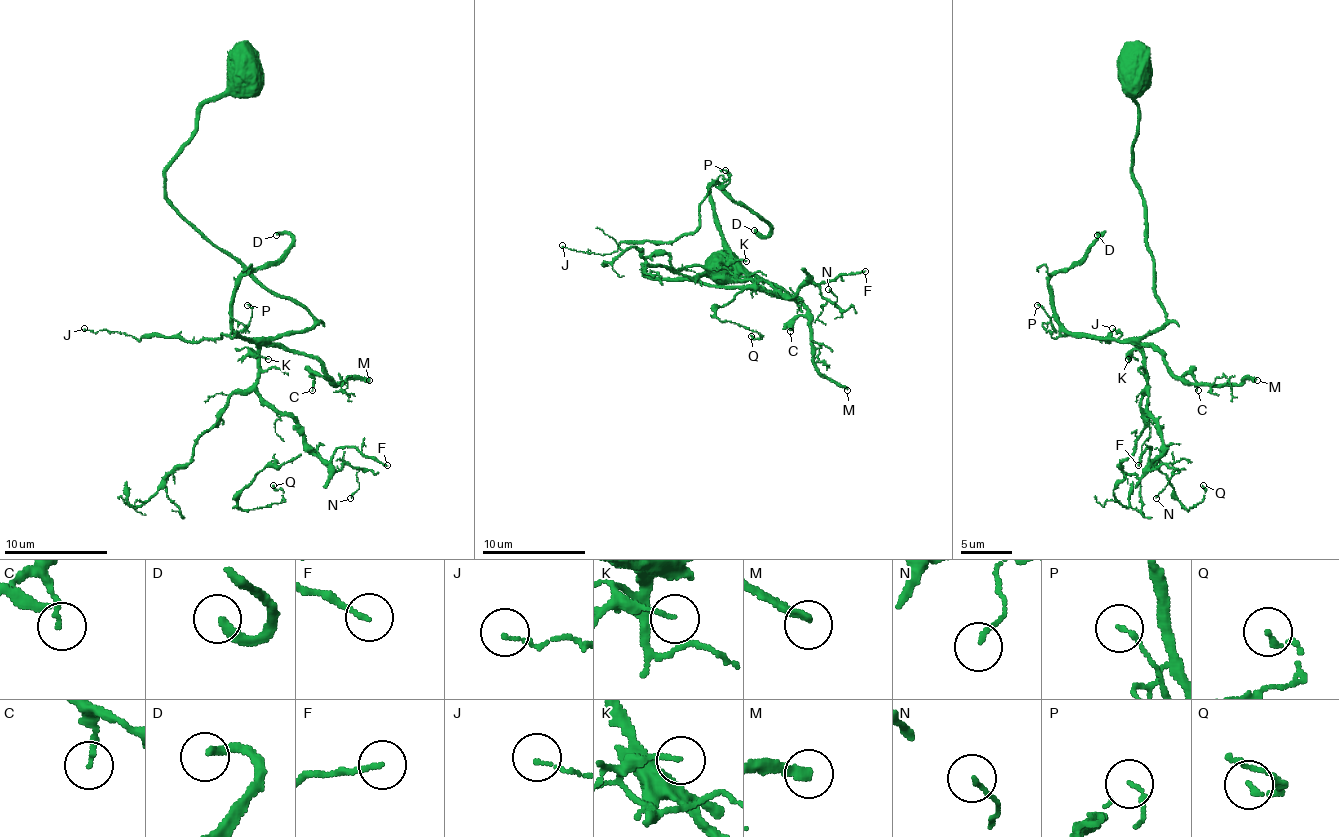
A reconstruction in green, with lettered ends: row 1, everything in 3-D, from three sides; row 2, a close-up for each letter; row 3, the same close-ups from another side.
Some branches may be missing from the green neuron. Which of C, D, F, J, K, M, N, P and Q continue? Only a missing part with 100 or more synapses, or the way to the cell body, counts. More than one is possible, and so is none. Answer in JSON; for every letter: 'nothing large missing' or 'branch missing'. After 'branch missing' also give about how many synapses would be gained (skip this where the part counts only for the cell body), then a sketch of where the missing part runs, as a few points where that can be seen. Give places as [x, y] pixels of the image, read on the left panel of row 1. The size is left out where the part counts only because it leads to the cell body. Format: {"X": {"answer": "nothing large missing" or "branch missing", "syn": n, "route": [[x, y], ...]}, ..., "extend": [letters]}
{"C": {"answer": "nothing large missing"}, "D": {"answer": "branch missing", "syn": 250, "route": [[276, 235], [247, 238], [234, 258], [216, 250], [268, 124], [245, 165], [198, 170], [198, 199], [183, 212]]}, "F": {"answer": "nothing large missing"}, "J": {"answer": "nothing large missing"}, "K": {"answer": "nothing large missing"}, "M": {"answer": "nothing large missing"}, "N": {"answer": "nothing large missing"}, "P": {"answer": "nothing large missing"}, "Q": {"answer": "nothing large missing"}, "extend": ["D"]}

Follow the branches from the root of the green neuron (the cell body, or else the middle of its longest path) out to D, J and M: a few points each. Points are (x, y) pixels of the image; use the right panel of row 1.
D: (1141, 75), (1133, 183), (1161, 328), (1115, 341), (1071, 333), (1058, 320), (1048, 281), (1097, 235)
J: (1141, 75), (1133, 183), (1167, 323), (1128, 341), (1063, 336), (1110, 341), (1120, 336), (1112, 328)
M: (1141, 75), (1133, 183), (1167, 320), (1141, 341), (1190, 382), (1257, 380)

